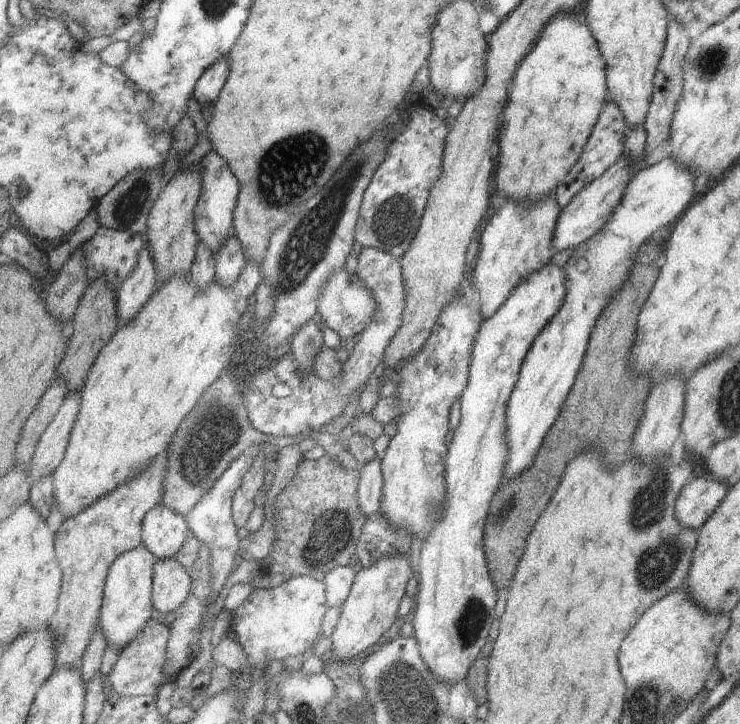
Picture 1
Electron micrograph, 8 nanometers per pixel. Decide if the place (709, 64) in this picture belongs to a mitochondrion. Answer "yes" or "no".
yes

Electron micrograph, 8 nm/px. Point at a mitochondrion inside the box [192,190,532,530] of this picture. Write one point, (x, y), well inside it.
(392, 223)

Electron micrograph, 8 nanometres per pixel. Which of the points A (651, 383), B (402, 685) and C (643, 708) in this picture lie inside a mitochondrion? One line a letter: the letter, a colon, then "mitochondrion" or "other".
A: other
B: mitochondrion
C: mitochondrion

